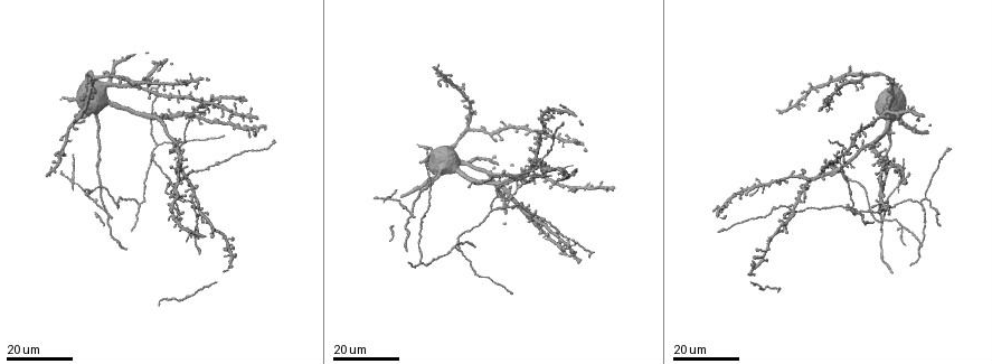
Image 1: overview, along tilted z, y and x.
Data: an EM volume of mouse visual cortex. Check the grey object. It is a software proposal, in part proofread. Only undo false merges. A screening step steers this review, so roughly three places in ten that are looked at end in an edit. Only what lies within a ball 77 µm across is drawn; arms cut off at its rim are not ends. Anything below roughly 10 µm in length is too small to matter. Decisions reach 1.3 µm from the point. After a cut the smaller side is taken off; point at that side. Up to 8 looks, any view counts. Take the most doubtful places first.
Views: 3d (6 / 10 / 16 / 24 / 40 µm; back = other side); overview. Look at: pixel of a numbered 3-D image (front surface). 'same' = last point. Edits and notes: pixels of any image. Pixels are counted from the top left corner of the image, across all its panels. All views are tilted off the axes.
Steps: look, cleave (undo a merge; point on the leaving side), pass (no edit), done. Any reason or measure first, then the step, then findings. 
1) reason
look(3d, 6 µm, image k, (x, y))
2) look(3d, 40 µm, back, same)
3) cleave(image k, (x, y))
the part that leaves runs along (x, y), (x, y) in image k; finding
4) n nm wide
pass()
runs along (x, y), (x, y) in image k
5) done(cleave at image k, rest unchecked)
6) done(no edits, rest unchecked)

three arms meet
look(3d, 24 µm, image 1, (141, 205))

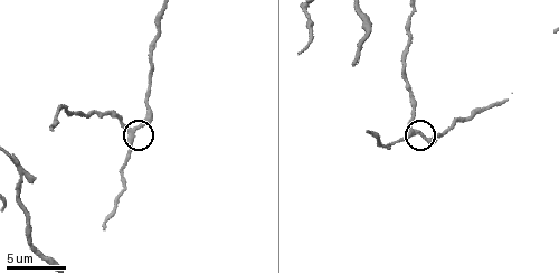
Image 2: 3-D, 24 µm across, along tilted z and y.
look(3d, 6 µm, image 2, (418, 132))

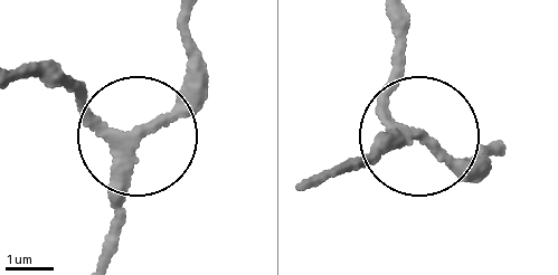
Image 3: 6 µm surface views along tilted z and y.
190 nm wide
pass()
all the same cell

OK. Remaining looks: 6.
three arms meet
look(3d, 24 µm, image 1, (491, 211))

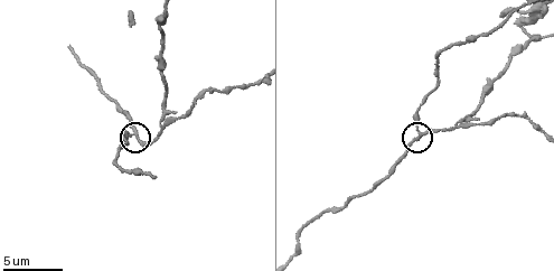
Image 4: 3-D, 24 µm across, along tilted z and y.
look(3d, 6 µm, image 4, (138, 135))

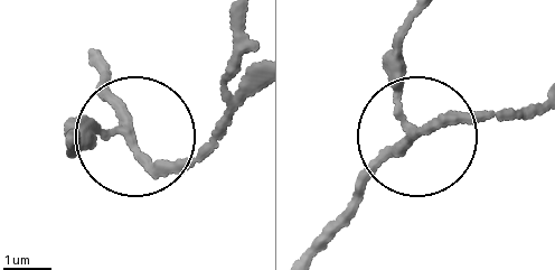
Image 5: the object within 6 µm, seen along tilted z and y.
pass()
runs along (412, 22), (395, 80), (420, 131), (513, 114) in image 5; continuous, no second cell

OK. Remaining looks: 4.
arms part here
look(3d, 24 µm, image 1, (789, 205))

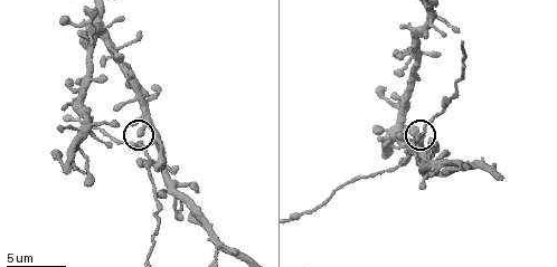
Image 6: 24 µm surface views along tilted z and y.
look(3d, 6 µm, image 6, (416, 139))

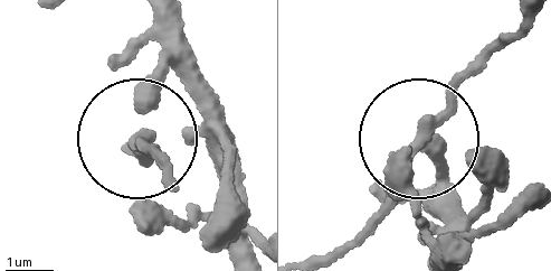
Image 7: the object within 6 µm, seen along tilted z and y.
pass()
runs along (152, 16), (160, 57), (131, 139), (161, 158) in image 7; all the same cell

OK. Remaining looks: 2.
branch point
look(3d, 16 µm, image 1, (453, 248))

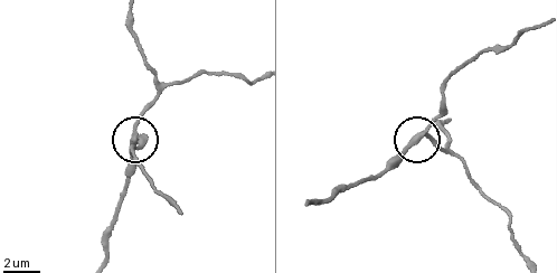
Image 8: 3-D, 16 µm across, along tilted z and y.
look(3d, 6 µm, image 8, (422, 135))

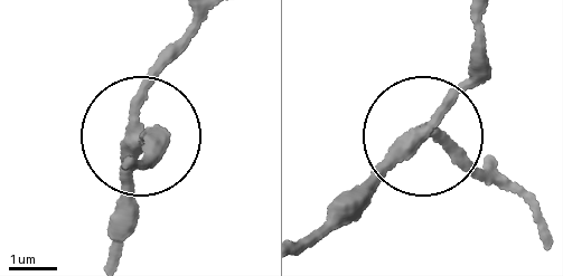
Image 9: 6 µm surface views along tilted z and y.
220 nm wide
pass()
runs along (141, 162), (156, 145), (140, 121), (153, 76), (194, 17) in image 9; continuous, no second cell

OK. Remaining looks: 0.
done(no edits, rest unchecked)

